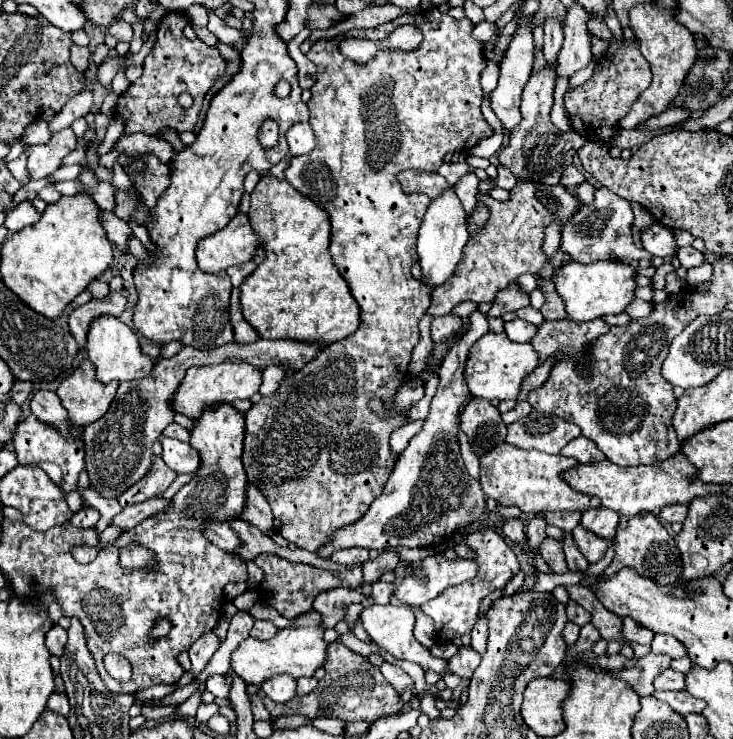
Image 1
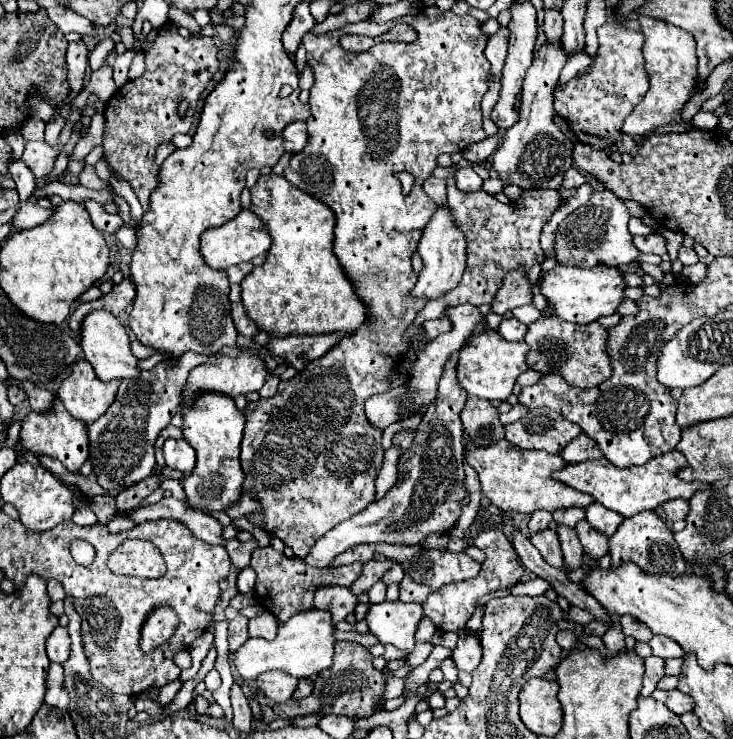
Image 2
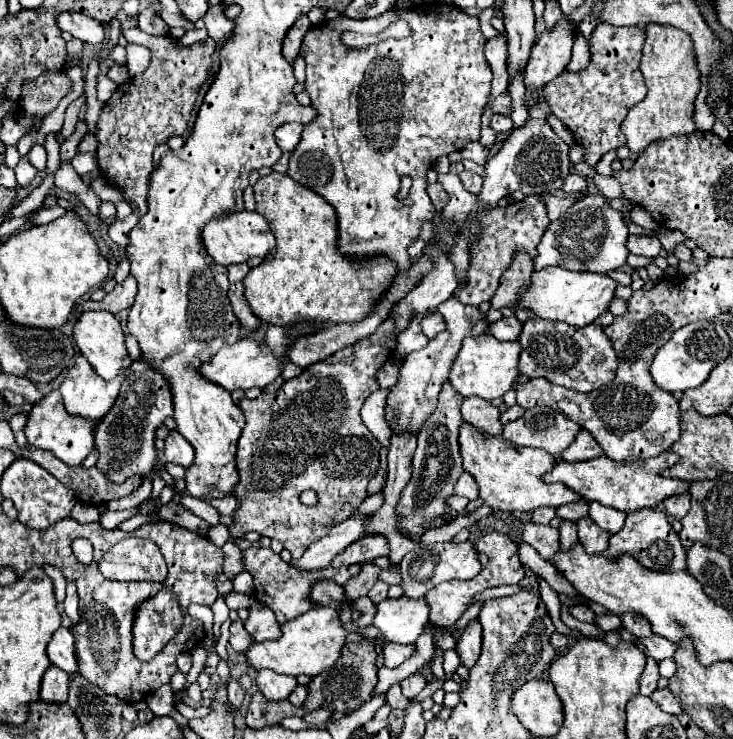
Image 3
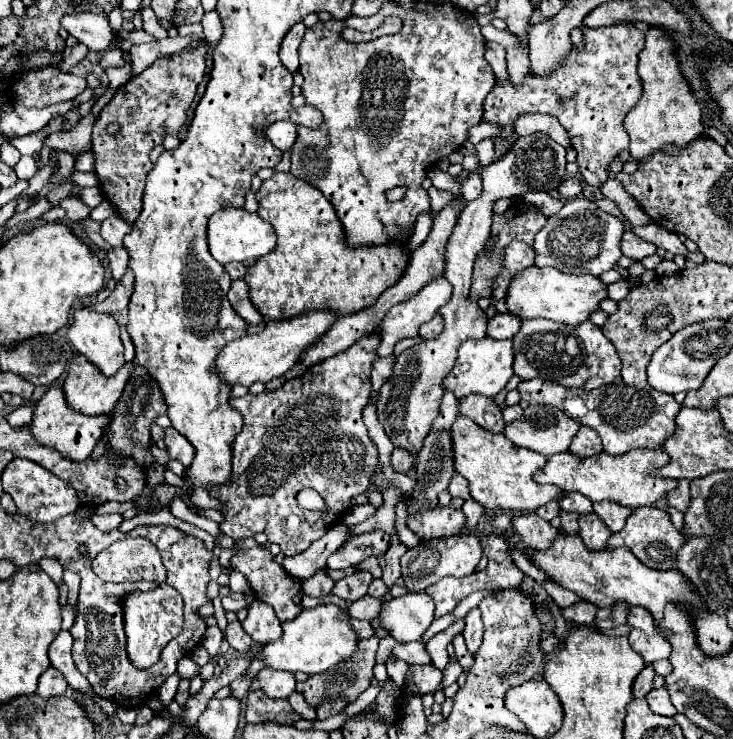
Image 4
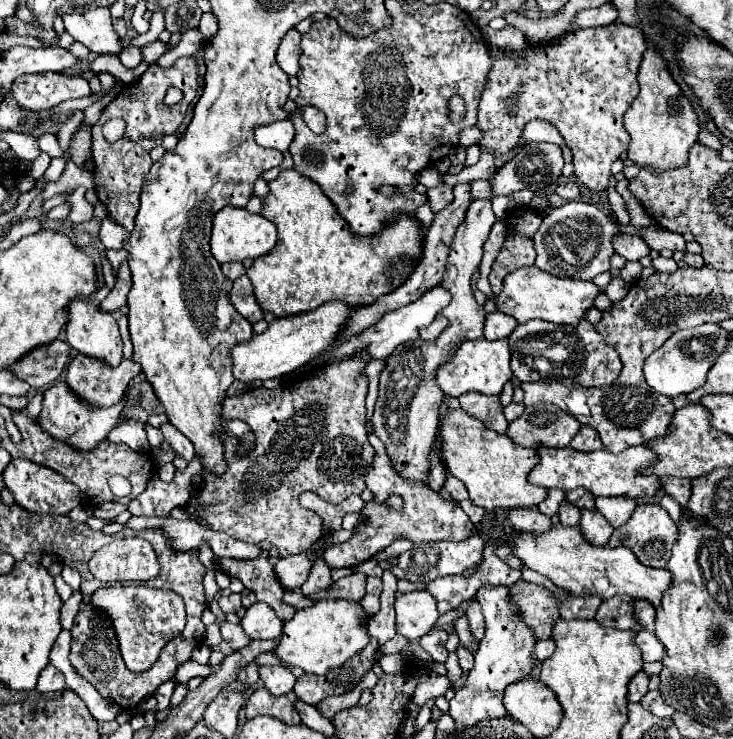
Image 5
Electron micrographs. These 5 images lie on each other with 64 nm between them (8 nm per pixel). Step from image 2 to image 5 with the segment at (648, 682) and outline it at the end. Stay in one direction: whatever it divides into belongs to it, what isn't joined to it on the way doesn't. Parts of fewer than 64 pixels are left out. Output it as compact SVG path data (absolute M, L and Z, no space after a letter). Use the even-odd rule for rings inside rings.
M640 670L628 684L628 700L630 702L640 702L640 698L648 692L648 682L650 682L650 674Z

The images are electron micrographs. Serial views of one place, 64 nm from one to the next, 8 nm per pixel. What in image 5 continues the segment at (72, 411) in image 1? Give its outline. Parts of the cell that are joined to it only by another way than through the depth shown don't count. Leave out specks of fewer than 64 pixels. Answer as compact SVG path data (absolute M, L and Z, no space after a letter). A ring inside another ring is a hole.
M78 354L70 366L68 366L68 374L66 374L66 384L68 388L78 396L80 402L84 402L90 410L98 410L98 408L110 408L112 404L120 402L124 396L124 390L128 386L128 382L140 372L140 364L132 362L132 360L122 360L120 366L116 368L108 368L106 364L100 364L100 360L92 360L84 354Z

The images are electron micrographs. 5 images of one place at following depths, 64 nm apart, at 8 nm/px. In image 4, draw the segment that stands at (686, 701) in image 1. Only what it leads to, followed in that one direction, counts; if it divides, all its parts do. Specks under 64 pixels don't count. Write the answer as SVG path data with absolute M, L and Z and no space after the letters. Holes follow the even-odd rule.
M656 688L652 690L648 696L646 696L650 708L656 712L656 714L662 714L662 716L676 716L676 708L672 706L670 702L670 694L666 692L666 688Z

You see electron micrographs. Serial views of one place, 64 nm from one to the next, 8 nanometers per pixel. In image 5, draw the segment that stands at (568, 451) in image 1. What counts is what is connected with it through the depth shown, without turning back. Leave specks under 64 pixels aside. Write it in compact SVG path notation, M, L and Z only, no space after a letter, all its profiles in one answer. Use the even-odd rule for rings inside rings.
M582 426L580 432L574 436L570 446L578 452L596 452L602 450L602 440L598 438L598 432L592 426Z

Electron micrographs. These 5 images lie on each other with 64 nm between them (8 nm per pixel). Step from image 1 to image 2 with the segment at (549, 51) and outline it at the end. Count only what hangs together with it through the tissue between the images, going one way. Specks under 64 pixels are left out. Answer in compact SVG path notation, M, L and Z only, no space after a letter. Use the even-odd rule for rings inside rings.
M546 12L546 20L544 20L544 34L548 42L558 42L562 32L562 16L560 12Z

